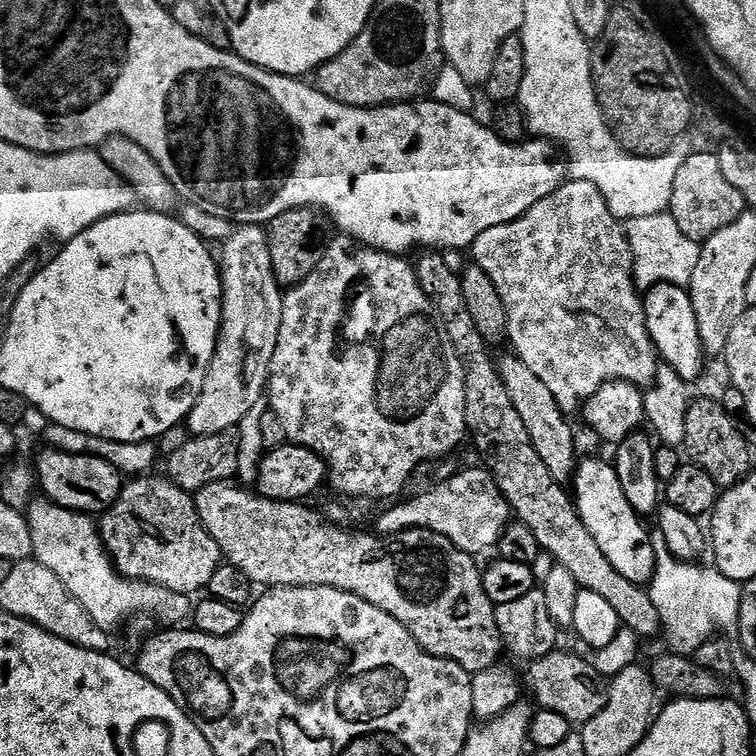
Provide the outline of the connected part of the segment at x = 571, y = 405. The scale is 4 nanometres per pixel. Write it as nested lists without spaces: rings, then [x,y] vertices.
[[[569,179],[558,190],[554,190],[554,194],[550,194],[539,200],[534,206],[530,206],[530,210],[526,210],[526,214],[522,214],[517,220],[511,220],[502,226],[490,226],[490,230],[478,234],[478,238],[472,243],[470,255],[482,270],[486,270],[486,274],[490,274],[490,282],[494,282],[494,286],[498,286],[498,294],[502,294],[502,302],[506,306],[508,315],[506,340],[508,336],[509,342],[512,343],[511,351],[519,356],[522,362],[532,367],[538,377],[542,378],[542,382],[554,394],[558,406],[565,414],[579,413],[586,401],[606,383],[625,380],[628,384],[648,386],[655,381],[658,353],[648,333],[649,325],[644,313],[644,302],[638,291],[636,277],[633,275],[631,242],[628,240],[625,225],[616,219],[616,215],[610,210],[608,202],[598,186],[585,180]]]

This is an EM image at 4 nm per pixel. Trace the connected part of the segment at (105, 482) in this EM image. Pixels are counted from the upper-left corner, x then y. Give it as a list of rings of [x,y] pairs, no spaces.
[[[59,450],[45,451],[41,454],[40,461],[35,462],[34,469],[43,495],[51,500],[52,503],[57,504],[59,508],[69,508],[72,512],[82,512],[85,514],[100,514],[111,508],[113,502],[119,498],[122,476],[112,464],[108,464],[107,461],[97,456],[76,455]]]

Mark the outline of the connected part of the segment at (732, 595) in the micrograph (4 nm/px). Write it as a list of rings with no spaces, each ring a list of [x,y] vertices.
[[[652,536],[656,556],[655,574],[649,581],[651,601],[657,607],[664,632],[670,635],[670,647],[679,655],[692,656],[717,632],[739,623],[741,585],[726,578],[715,567],[702,566],[696,562],[681,562],[671,554],[663,536]]]

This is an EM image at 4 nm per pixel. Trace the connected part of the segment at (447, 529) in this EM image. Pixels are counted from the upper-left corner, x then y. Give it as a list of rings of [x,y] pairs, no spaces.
[[[479,467],[464,470],[448,482],[390,509],[381,516],[377,531],[395,536],[406,528],[424,528],[450,538],[464,553],[480,556],[488,548],[493,549],[509,524],[512,511],[491,473]]]

